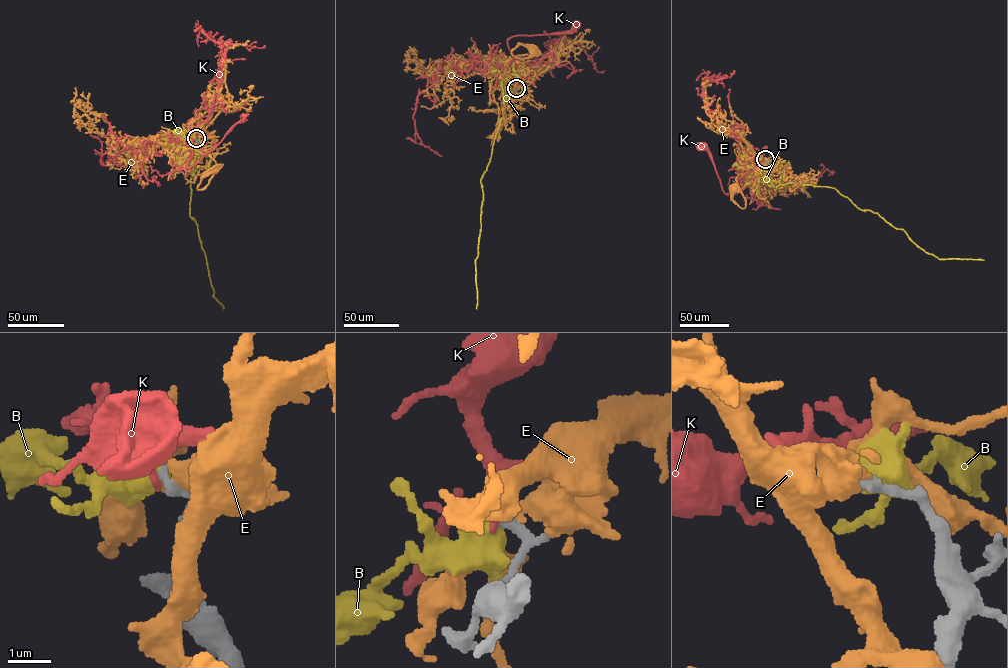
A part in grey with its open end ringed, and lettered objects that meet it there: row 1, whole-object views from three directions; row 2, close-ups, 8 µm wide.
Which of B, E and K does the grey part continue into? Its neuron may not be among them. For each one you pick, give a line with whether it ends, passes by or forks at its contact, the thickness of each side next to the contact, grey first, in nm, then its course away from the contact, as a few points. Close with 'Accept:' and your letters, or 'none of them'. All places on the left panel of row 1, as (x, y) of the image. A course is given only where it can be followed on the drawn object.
Accept: none of them

